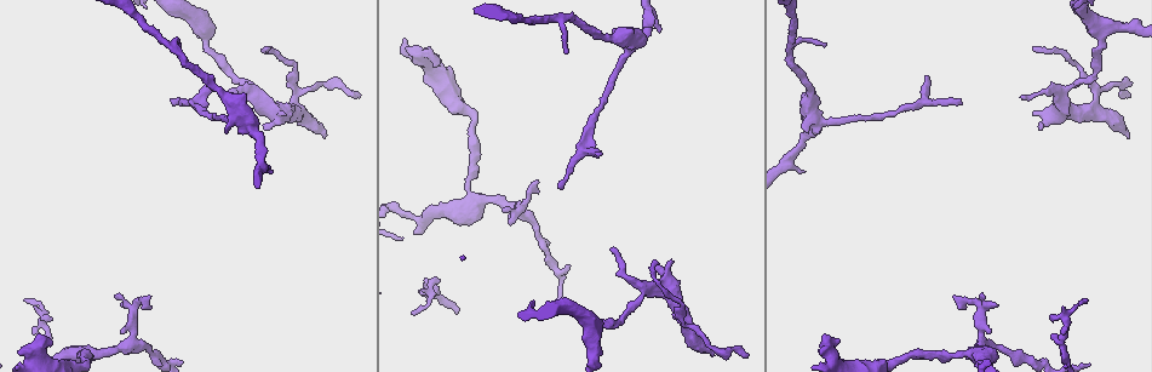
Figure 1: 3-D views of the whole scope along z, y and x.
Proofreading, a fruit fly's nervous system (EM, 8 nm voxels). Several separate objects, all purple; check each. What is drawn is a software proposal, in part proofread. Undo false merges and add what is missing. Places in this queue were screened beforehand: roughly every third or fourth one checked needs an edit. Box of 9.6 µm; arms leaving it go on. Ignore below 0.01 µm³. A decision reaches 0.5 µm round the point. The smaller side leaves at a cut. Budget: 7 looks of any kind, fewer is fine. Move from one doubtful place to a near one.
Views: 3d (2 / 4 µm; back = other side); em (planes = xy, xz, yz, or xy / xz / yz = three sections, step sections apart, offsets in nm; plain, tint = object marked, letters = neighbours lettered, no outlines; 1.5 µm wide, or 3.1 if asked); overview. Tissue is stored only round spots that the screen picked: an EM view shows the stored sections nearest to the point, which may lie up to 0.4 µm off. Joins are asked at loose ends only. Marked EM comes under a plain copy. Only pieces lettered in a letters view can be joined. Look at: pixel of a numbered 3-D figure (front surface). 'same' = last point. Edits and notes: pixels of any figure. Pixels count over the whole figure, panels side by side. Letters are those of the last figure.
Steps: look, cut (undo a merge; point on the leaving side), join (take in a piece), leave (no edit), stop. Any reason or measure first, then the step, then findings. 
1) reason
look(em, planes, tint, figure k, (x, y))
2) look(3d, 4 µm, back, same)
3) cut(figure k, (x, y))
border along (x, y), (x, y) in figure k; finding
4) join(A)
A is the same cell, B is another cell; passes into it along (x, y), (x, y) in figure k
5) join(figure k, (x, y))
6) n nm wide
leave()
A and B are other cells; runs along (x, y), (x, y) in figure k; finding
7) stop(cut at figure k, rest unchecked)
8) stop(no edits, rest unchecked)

free end
look(3d, 2 µm, figure 1, (826, 45))

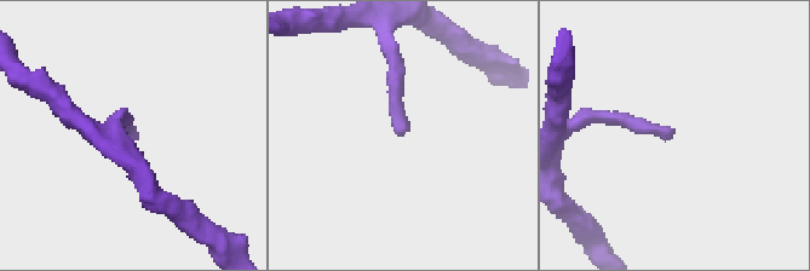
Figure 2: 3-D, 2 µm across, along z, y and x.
look(em, planes, letters, figure 2, (673, 129))

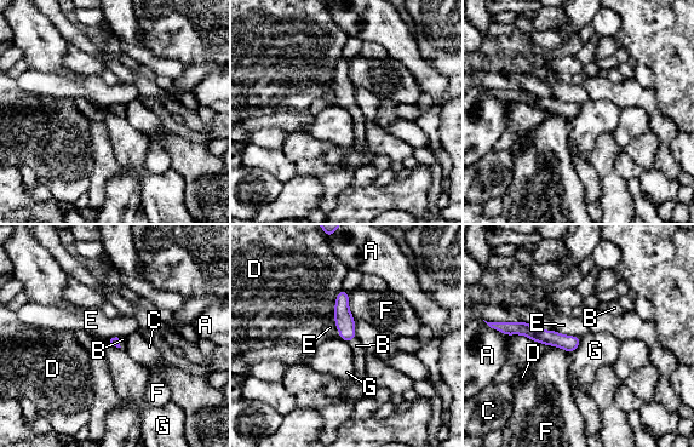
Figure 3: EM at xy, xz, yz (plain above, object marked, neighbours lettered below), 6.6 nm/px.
E touches over 200 nm
join(B)
B is the same cell, A, C, D, E, F and G are other cells; it goes on there

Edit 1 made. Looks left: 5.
thin end
look(em, xy, step 4, letters, figure 1, (960, 99))

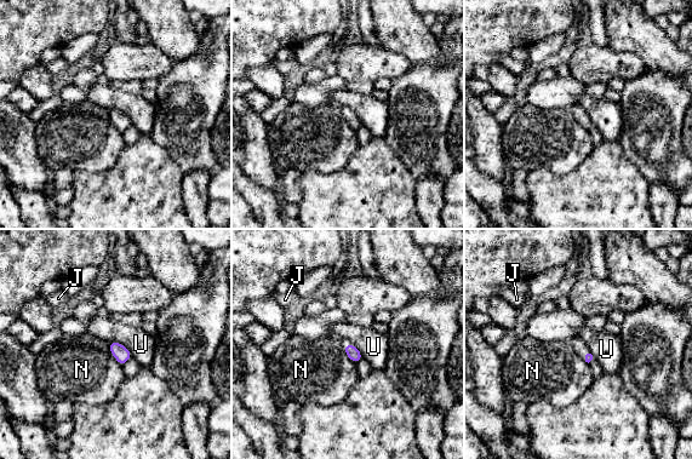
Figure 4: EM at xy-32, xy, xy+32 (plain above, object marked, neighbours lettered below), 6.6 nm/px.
cut it another way
look(em, yz, step 8, letters, same)

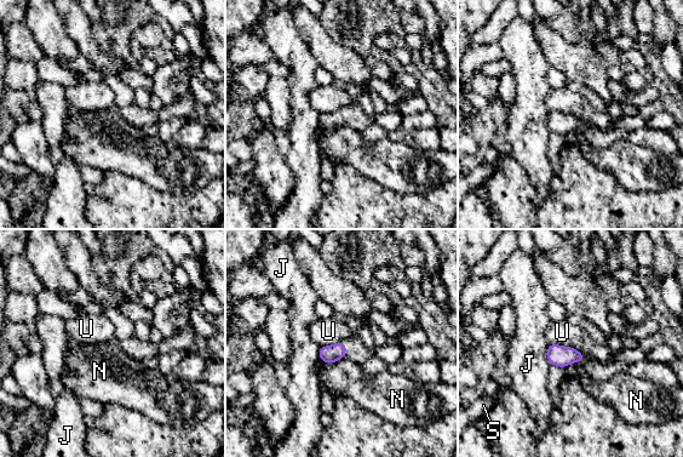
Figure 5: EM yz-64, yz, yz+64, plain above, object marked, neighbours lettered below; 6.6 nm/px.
U touches over 260 nm
leave()
J, N, S and U are other cells; border along (549, 343), (570, 346), (584, 355) in figure 5; none of them fits

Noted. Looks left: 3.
an open end
look(em, planes, letters, figure 1, (840, 342))

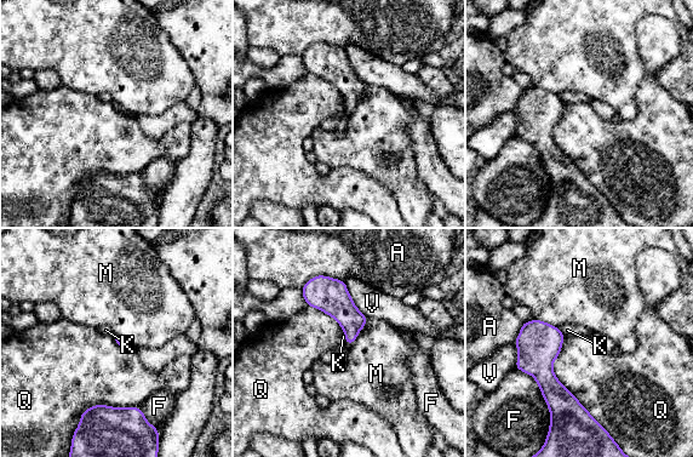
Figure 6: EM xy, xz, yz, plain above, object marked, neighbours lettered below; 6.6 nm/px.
leave()
A, F, K, M, Q and V are other cells; border along (563, 336), (553, 372), (601, 426) in figure 6; no lettered piece goes on from it

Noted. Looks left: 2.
stop(join at figure 3, rest unchecked)

